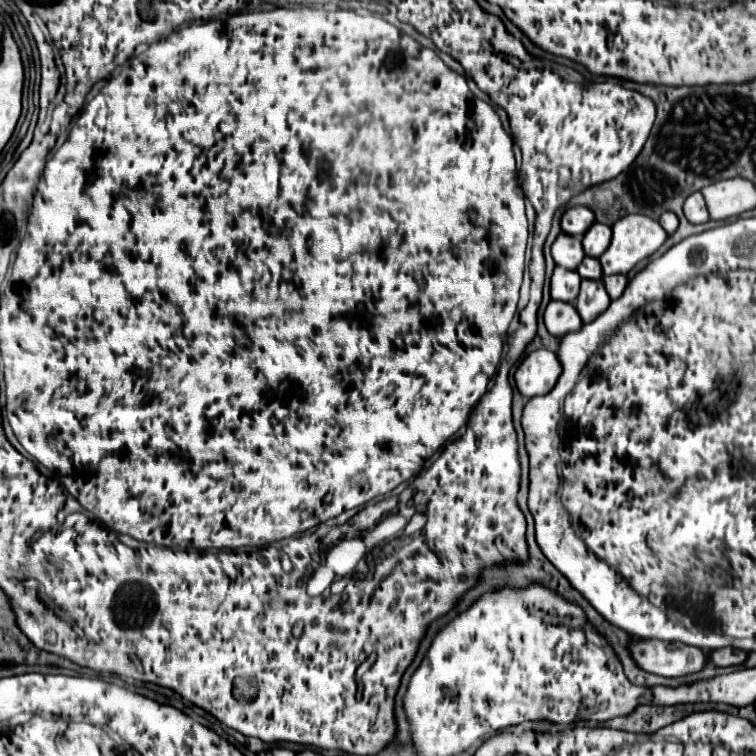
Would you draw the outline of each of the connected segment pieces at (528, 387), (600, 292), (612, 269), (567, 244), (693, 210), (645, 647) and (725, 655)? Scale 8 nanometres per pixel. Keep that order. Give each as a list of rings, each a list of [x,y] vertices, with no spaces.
[[[536,349],[516,369],[516,387],[524,397],[536,397],[550,393],[562,373],[558,355],[548,349]]]
[[[582,279],[582,287],[580,287],[580,295],[576,299],[576,309],[582,317],[584,323],[592,321],[594,317],[598,317],[600,313],[604,313],[604,309],[610,305],[610,297],[606,293],[606,287],[602,281],[592,281],[592,279]]]
[[[622,217],[612,225],[612,243],[600,257],[604,275],[626,275],[638,261],[648,259],[666,241],[666,237],[666,231],[652,217]]]
[[[560,233],[552,245],[552,257],[554,257],[556,265],[574,271],[580,265],[580,261],[584,259],[582,239],[568,235],[568,233]]]
[[[700,191],[692,193],[686,203],[684,203],[684,215],[690,223],[706,223],[710,217],[708,217],[708,211],[706,211],[706,203],[704,203],[704,197]]]
[[[634,639],[630,651],[644,671],[674,679],[700,673],[708,663],[708,655],[702,649],[688,647],[684,643]]]
[[[728,647],[728,649],[712,651],[710,657],[712,657],[712,663],[718,667],[732,667],[732,665],[742,665],[748,659],[748,653],[742,649]]]

